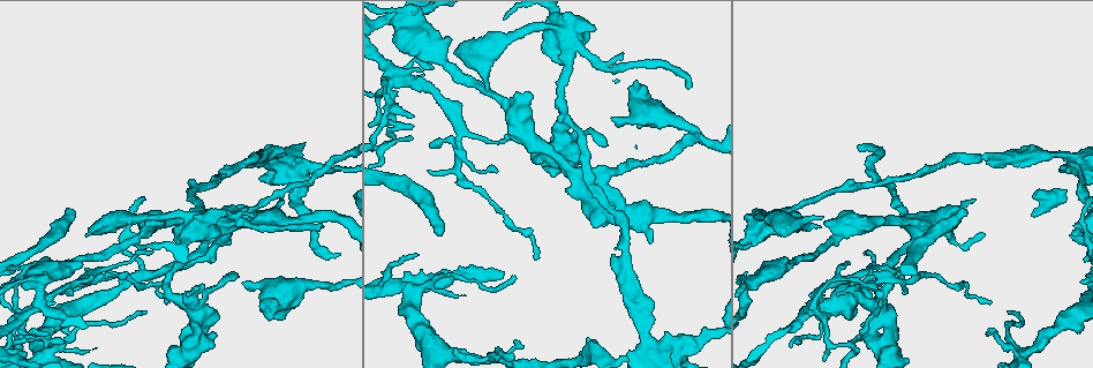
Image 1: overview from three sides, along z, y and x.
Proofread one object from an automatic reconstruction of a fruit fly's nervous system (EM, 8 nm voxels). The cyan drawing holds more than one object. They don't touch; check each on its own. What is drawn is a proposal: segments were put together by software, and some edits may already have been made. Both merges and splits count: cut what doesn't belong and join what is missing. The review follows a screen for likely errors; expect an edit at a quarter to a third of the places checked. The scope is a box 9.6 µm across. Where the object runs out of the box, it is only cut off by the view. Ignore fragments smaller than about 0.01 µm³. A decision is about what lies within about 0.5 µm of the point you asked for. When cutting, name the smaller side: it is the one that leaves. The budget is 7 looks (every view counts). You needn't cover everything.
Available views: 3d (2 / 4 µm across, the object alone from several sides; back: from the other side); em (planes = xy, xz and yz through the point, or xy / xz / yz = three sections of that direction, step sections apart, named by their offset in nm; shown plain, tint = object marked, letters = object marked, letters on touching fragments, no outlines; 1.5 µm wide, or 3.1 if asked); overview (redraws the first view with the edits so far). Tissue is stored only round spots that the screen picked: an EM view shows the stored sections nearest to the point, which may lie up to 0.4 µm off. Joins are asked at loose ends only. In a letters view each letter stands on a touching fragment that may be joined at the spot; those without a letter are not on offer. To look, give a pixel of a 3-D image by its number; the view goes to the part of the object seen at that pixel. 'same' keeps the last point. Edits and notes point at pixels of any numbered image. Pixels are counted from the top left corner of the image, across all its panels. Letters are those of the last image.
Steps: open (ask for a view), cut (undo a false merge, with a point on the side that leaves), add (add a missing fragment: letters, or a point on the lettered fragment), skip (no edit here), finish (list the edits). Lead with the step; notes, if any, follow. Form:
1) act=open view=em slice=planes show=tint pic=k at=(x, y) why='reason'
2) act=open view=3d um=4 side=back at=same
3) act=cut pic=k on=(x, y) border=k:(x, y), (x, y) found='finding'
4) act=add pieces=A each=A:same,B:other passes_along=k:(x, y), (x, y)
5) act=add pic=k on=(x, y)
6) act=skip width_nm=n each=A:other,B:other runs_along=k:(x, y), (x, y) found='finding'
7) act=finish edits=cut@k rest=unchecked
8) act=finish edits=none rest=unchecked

act=open view=3d um=4 pic=1 at=(967, 211)

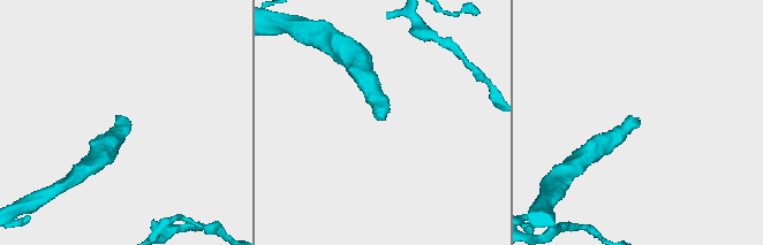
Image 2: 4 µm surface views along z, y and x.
act=open view=em slice=xz step=8 show=tint pic=2 at=(383, 118)

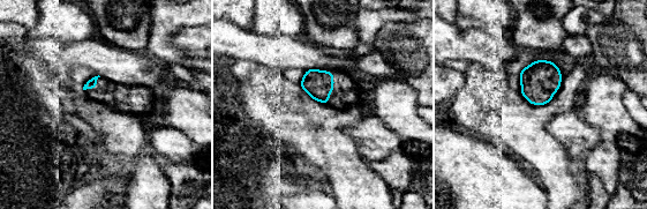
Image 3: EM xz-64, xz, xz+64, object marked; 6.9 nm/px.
act=open view=em slice=yz step=4 show=letters at=same

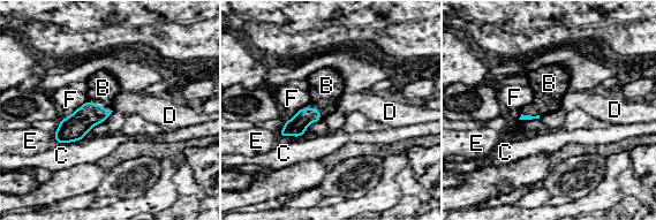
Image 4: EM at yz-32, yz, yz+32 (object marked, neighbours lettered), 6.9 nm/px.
act=add pieces=B each=B:same,C:other,D:other,E:other,F:other passes_along=4:(75, 127), (100, 106), (103, 88) found='the neuron continues'

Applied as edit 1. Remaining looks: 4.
act=open view=3d um=4 pic=1 at=(566, 35) why='sudden change in width'

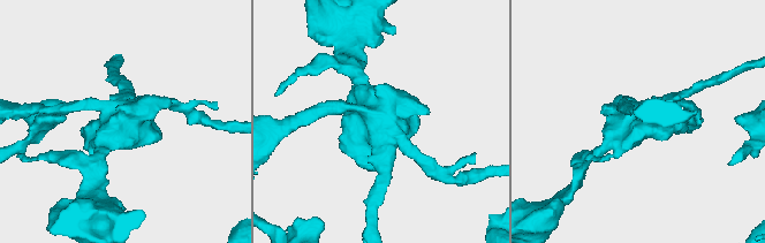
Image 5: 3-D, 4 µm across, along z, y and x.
act=open view=em slice=planes show=letters pic=5 at=(124, 119)

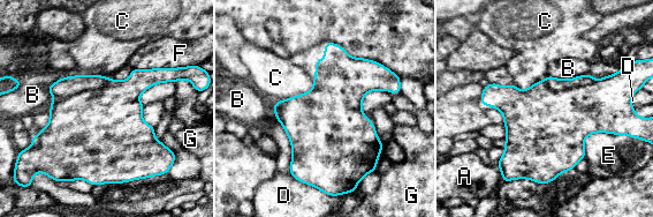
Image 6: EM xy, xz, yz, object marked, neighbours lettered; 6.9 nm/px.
act=cut pic=6 on=(69, 85) width_nm=550 each=A:other,B:other,C:other,D:other,E:other,F:other,G:other border=6:(111, 79), (98, 88), (54, 100) found='two neurons meet here'

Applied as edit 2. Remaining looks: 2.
act=finish edits=add@4,cut@6 rest=unchecked

